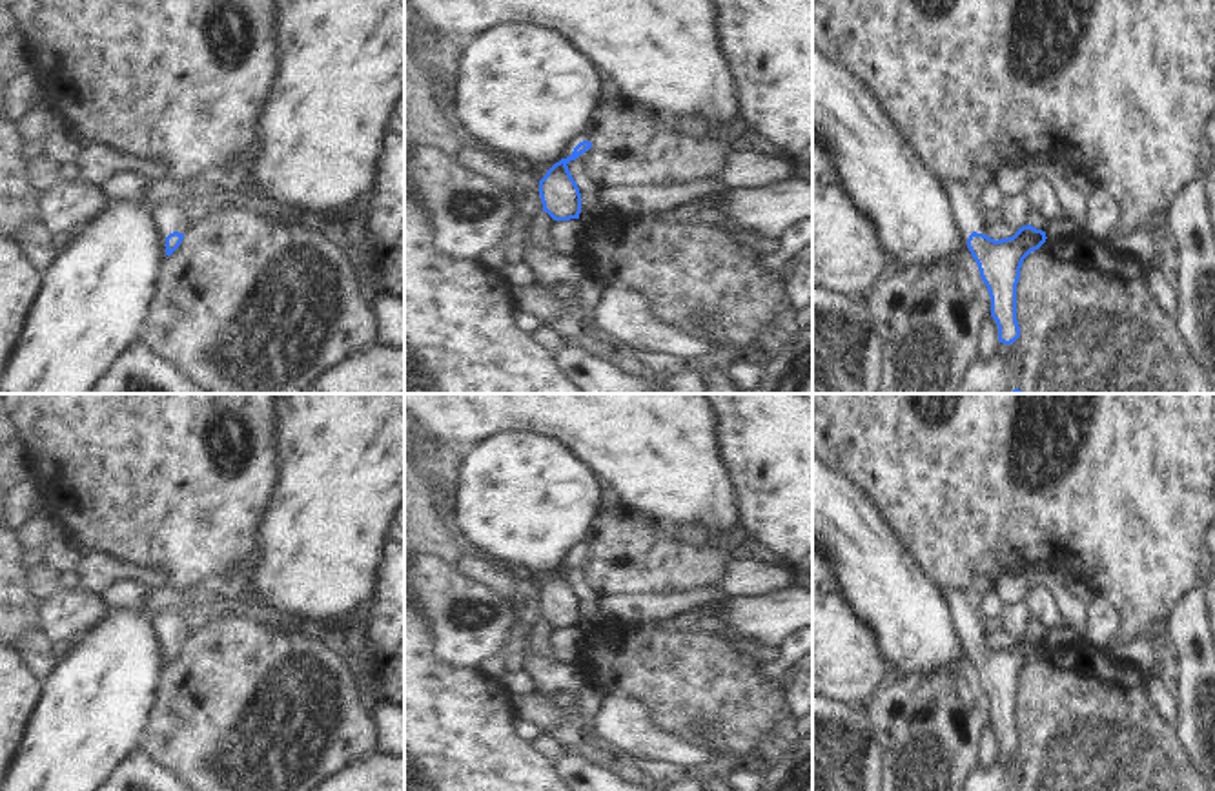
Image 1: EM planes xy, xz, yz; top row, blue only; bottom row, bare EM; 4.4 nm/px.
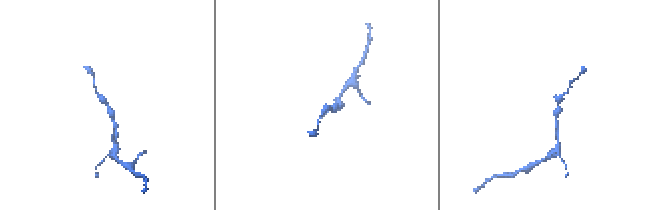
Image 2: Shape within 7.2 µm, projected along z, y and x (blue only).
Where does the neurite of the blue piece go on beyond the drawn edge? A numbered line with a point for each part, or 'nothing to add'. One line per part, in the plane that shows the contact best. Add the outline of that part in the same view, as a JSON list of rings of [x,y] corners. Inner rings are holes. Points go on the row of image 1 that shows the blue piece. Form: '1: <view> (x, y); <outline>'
1: xy (170, 215); [[[177,195],[153,206],[153,217],[164,239],[164,252],[166,252],[166,237],[169,233],[173,231],[186,233],[193,226],[191,219],[186,213],[189,197],[191,195]]]

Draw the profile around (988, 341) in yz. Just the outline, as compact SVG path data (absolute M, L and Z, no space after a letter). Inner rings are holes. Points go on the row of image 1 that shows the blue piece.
M987 315L980 326L976 354L980 357L987 357L998 350L998 343L1000 341L996 321L991 315Z

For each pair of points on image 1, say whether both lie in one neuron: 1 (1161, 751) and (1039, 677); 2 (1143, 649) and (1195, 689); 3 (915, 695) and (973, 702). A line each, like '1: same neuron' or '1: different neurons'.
1: same neuron
2: same neuron
3: same neuron

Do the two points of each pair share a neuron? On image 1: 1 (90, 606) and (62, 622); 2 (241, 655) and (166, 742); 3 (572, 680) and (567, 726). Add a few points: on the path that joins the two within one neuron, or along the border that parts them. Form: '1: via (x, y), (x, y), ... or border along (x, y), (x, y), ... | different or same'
1: via (82, 609), (70, 616) | same
2: via (232, 677), (188, 720) | same
3: border along (578, 689), (556, 689), (549, 695) | different

